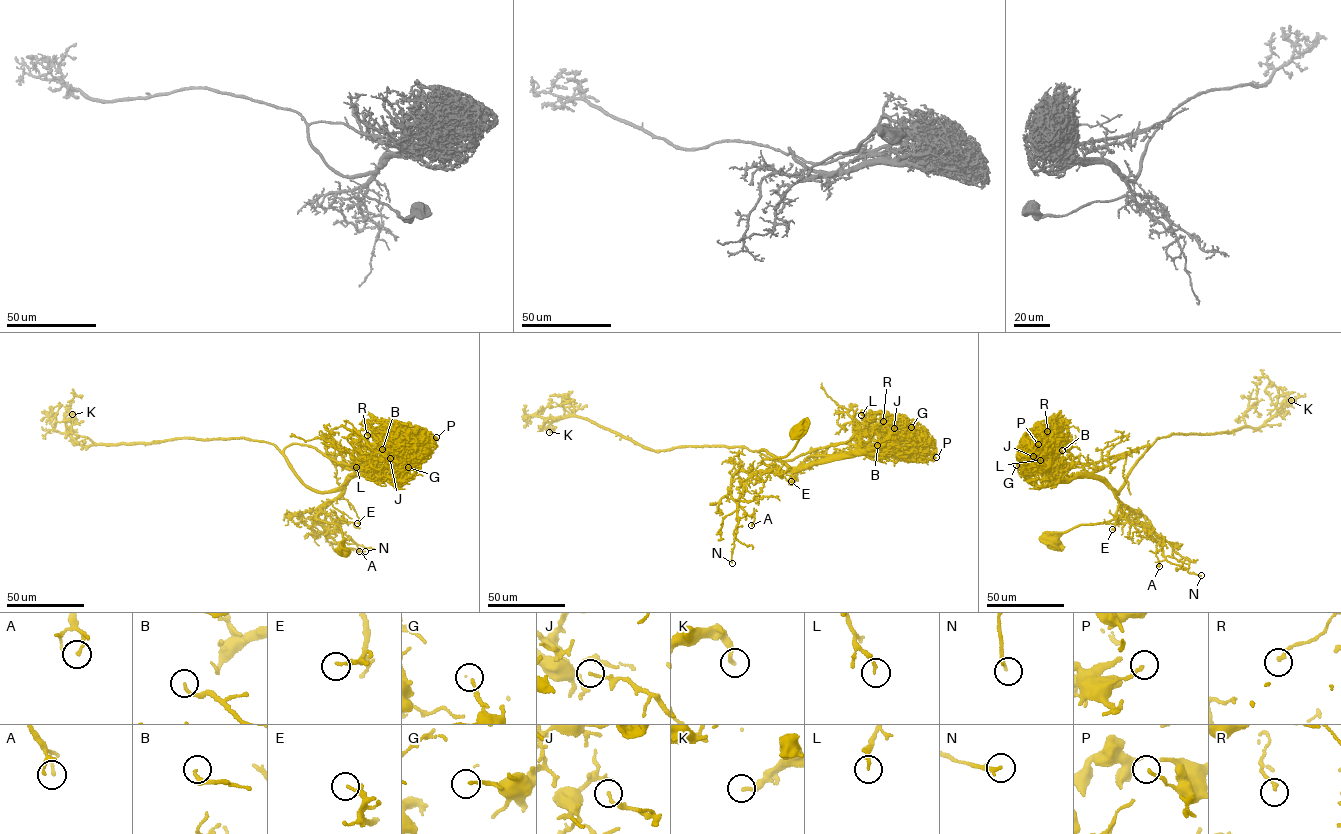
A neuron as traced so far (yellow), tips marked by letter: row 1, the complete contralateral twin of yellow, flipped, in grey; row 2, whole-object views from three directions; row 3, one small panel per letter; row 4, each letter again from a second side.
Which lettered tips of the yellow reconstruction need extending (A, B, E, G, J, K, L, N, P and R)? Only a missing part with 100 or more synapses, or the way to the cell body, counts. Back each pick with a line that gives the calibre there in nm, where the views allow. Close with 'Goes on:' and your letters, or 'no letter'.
Goes on: no letter

